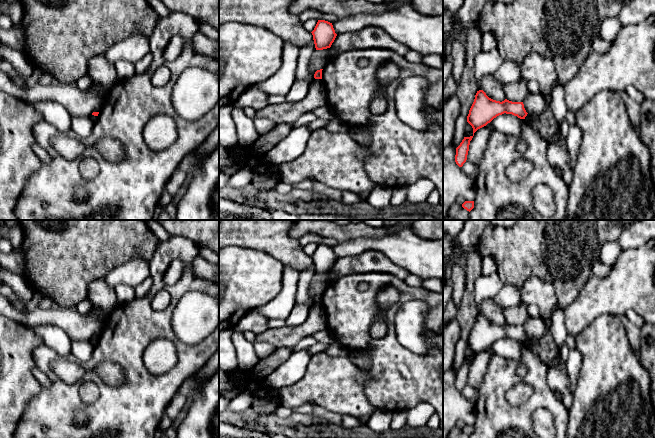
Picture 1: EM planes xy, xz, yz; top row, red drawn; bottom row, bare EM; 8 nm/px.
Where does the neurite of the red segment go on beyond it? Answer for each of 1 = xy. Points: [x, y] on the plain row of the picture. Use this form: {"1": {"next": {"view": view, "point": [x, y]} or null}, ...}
{"1": {"next": null}}

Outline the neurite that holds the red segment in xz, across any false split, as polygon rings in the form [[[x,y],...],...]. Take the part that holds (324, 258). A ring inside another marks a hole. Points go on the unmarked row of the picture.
[[[318,244],[311,257],[313,259],[316,274],[330,272],[337,260],[332,247],[325,244]]]

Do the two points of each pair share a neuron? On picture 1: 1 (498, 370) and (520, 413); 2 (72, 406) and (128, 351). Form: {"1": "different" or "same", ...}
{"1": "same", "2": "same"}

